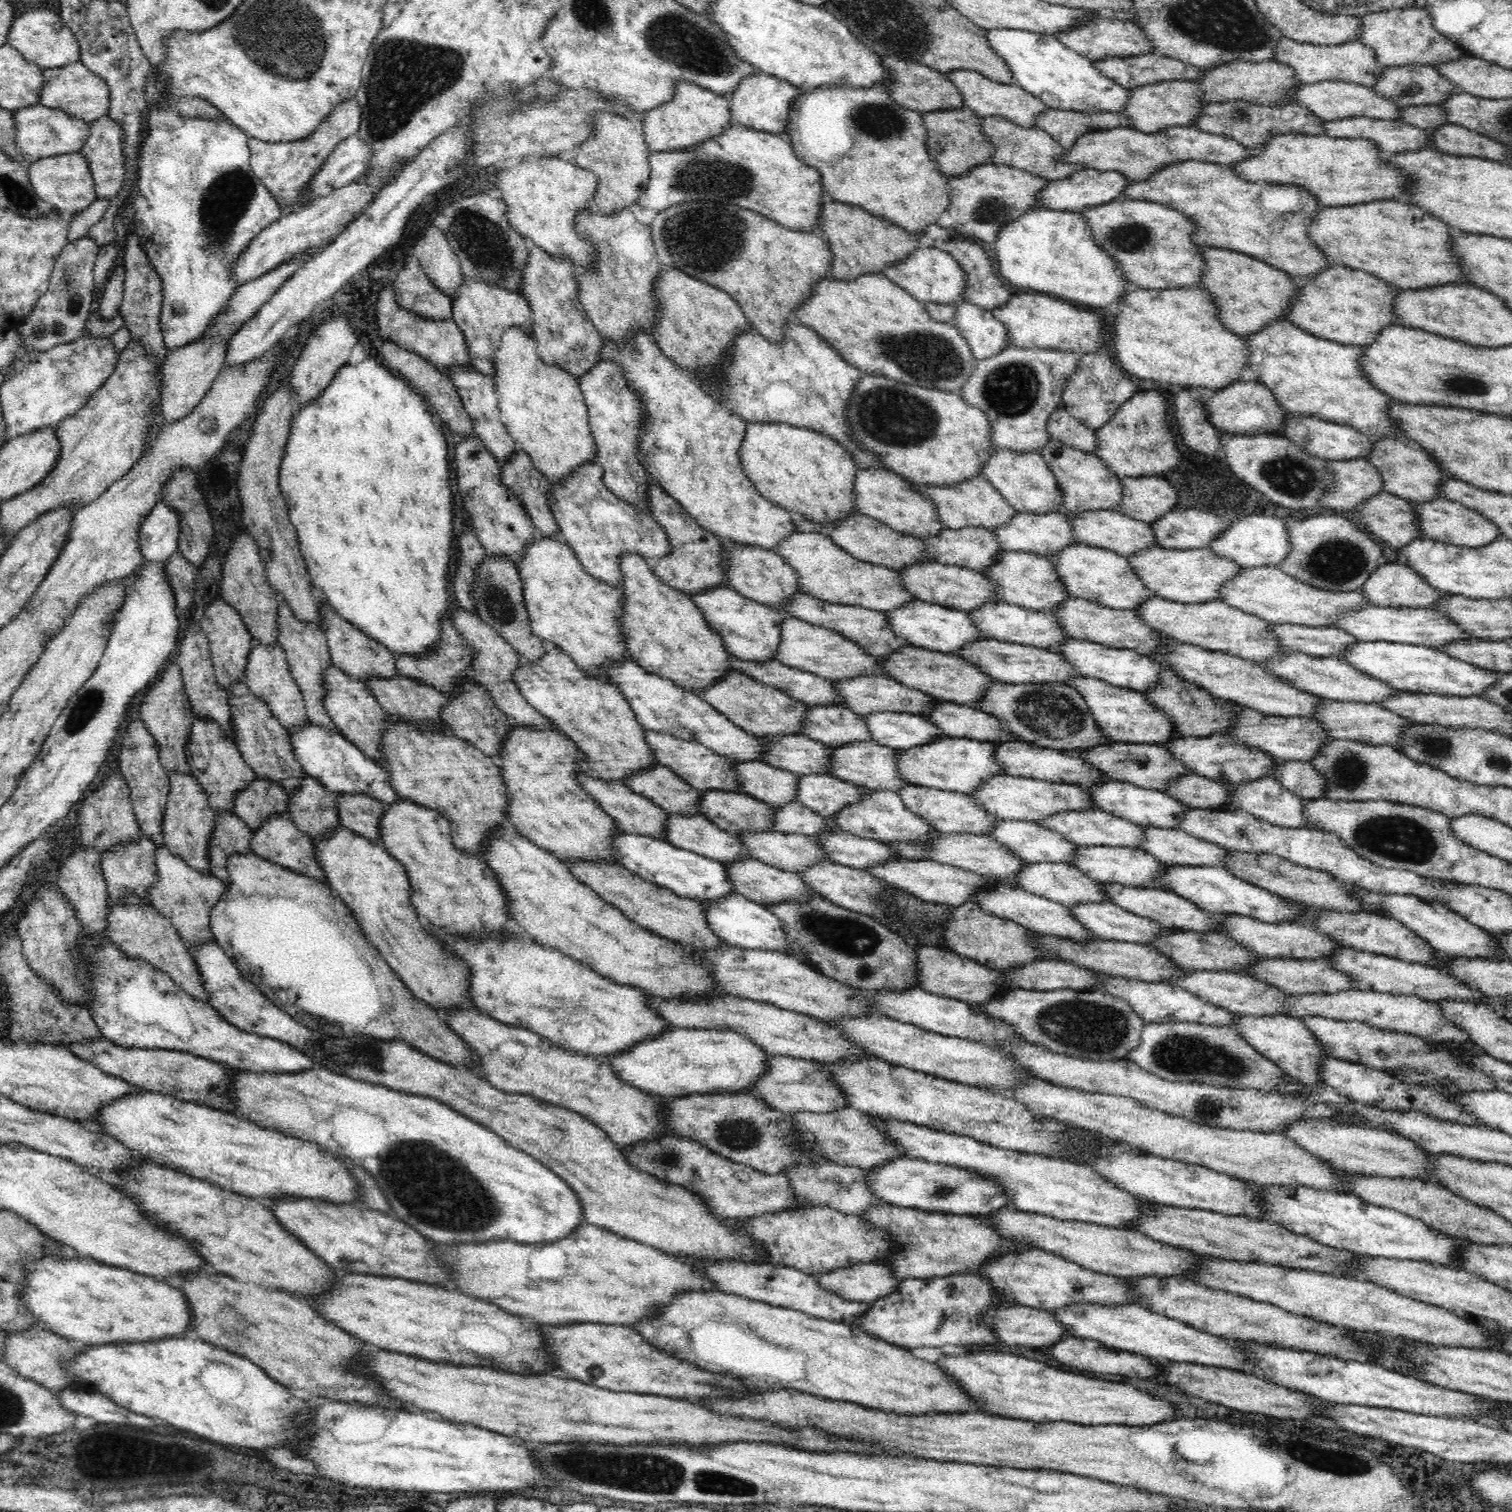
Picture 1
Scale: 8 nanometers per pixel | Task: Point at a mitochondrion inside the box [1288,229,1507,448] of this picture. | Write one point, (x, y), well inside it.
(1455, 383)

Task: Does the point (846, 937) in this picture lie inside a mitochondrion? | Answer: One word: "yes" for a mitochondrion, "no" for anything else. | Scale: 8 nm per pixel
yes

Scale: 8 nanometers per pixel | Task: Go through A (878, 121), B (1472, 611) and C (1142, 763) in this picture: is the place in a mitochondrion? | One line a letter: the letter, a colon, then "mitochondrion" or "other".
A: mitochondrion
B: other
C: other

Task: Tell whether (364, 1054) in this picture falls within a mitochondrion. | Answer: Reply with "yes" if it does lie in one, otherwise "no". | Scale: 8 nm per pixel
yes

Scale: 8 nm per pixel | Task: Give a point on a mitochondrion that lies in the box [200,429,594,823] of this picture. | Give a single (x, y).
(497, 604)

